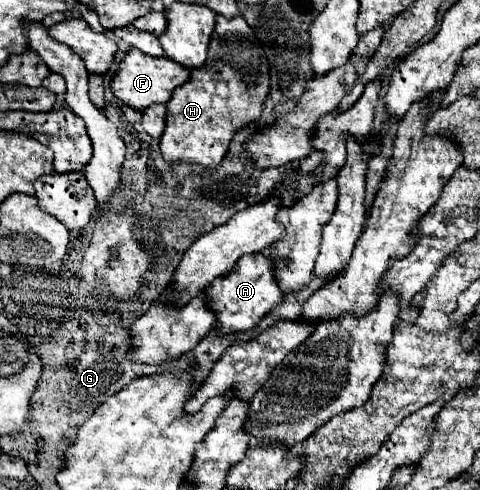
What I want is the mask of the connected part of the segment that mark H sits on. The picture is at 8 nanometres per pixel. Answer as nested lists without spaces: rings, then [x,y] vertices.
[[[217,16],[215,22],[217,24],[209,42],[207,62],[201,68],[191,68],[191,78],[187,80],[187,84],[179,86],[171,102],[167,102],[167,128],[161,136],[161,154],[167,162],[181,160],[201,164],[207,168],[219,166],[219,162],[227,154],[229,142],[235,136],[235,132],[261,116],[263,102],[269,94],[269,66],[265,52],[261,50],[261,44],[257,42],[253,30],[241,16],[235,16],[231,20]]]

